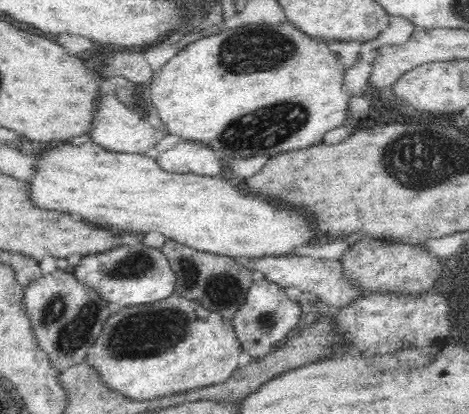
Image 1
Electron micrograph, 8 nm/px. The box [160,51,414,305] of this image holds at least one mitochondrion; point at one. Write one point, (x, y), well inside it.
(270, 127)

